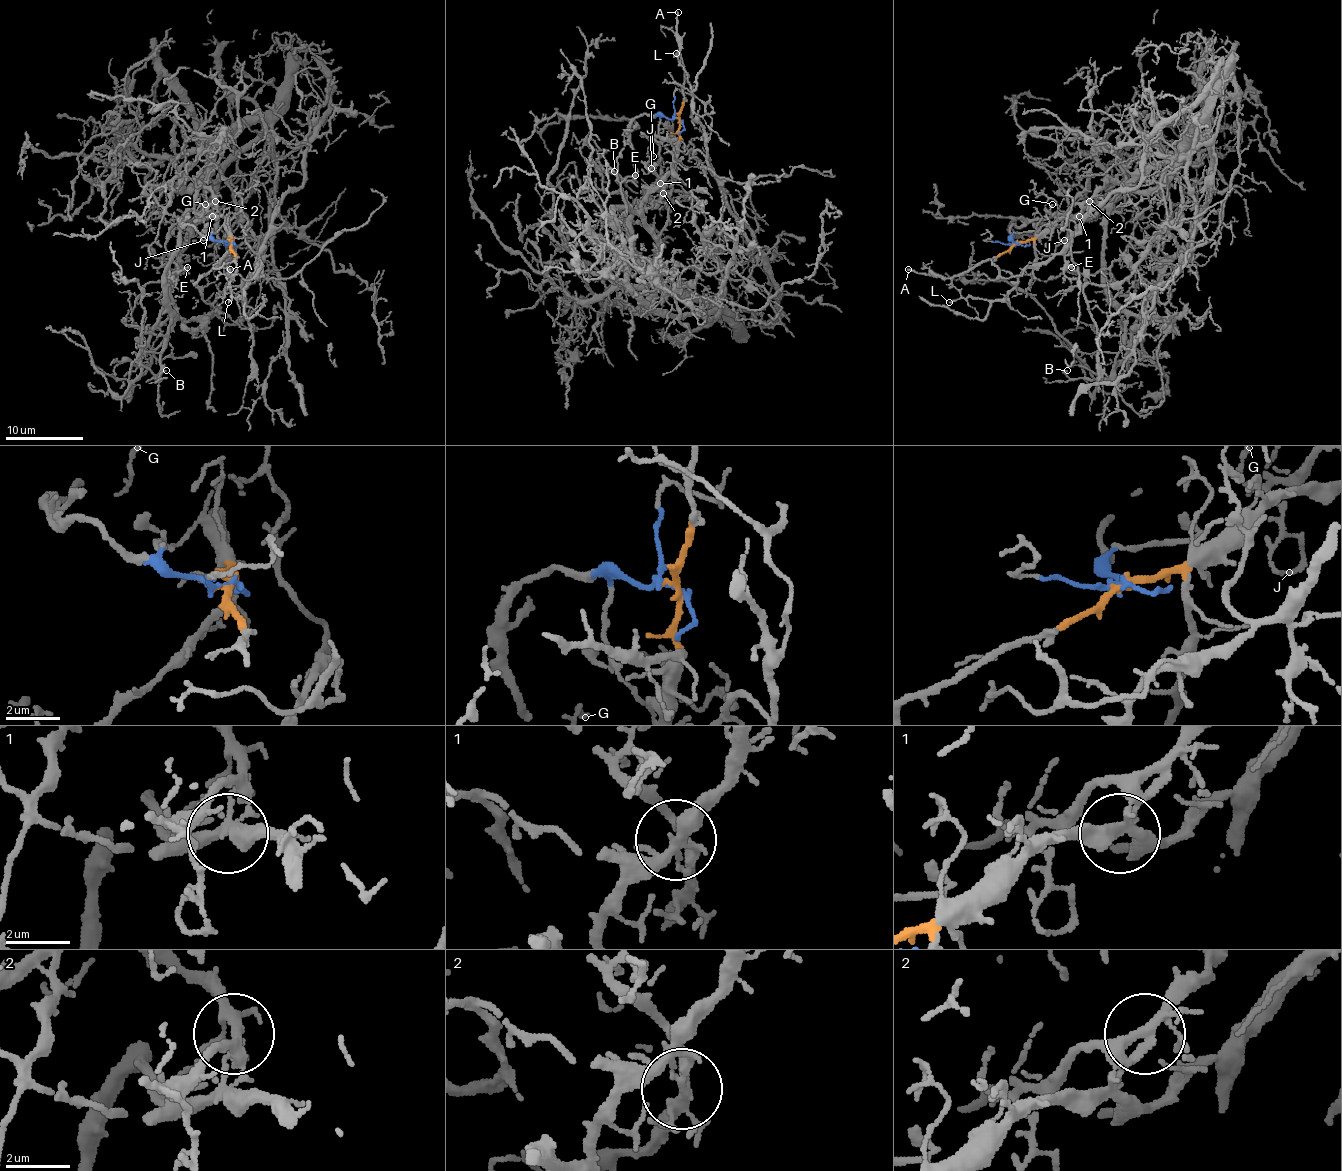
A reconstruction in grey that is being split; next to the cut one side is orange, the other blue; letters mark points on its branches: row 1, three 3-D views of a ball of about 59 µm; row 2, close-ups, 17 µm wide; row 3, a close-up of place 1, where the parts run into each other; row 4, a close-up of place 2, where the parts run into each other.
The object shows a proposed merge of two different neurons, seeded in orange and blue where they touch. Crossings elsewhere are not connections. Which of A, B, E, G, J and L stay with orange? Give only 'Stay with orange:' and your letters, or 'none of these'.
Stay with orange: A, B, L

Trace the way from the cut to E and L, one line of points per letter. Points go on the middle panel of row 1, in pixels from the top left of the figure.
E: (676, 118), (630, 126), (663, 184), (630, 221), (636, 254), (613, 232), (636, 174)
L: (676, 118), (684, 99), (684, 64), (678, 56), (678, 64), (676, 52)

